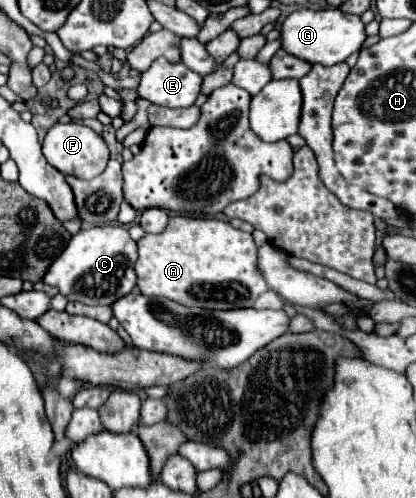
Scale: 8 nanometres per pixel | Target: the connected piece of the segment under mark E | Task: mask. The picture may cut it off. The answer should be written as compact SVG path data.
M159 58L141 74L137 94L157 106L185 108L193 106L199 96L201 80L203 78L183 62L171 64L165 58Z

